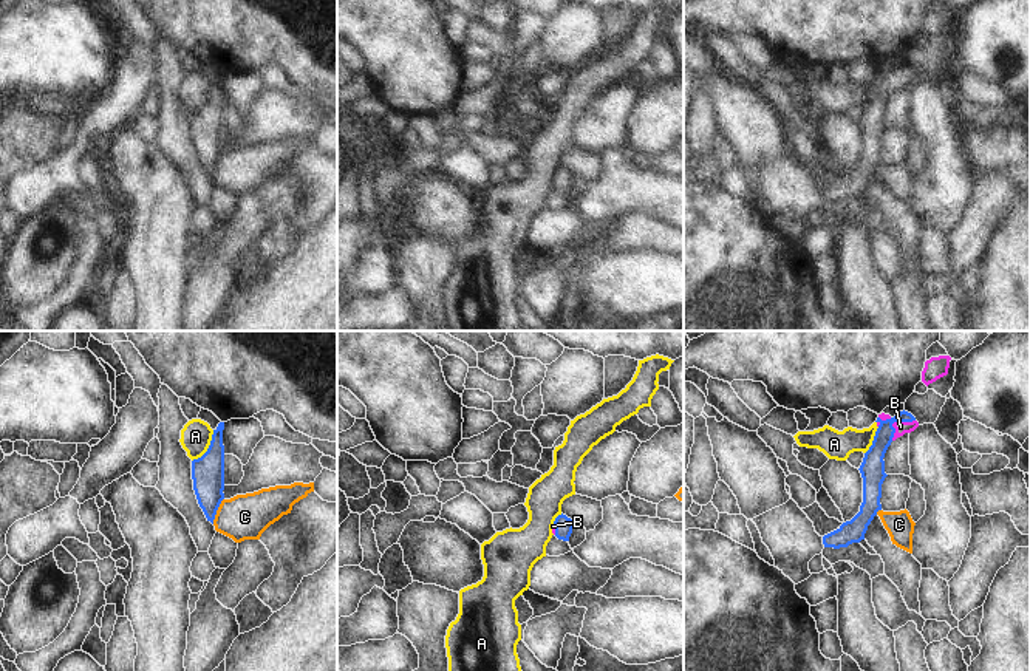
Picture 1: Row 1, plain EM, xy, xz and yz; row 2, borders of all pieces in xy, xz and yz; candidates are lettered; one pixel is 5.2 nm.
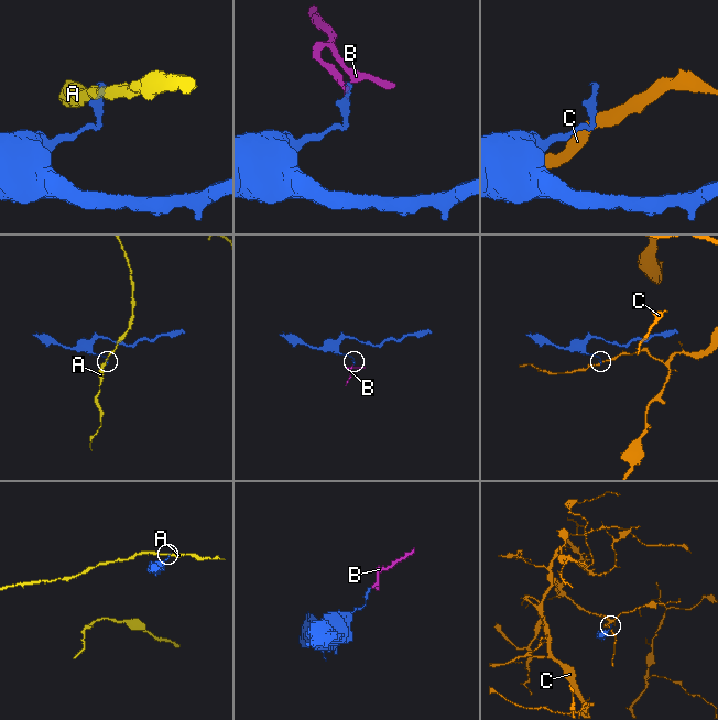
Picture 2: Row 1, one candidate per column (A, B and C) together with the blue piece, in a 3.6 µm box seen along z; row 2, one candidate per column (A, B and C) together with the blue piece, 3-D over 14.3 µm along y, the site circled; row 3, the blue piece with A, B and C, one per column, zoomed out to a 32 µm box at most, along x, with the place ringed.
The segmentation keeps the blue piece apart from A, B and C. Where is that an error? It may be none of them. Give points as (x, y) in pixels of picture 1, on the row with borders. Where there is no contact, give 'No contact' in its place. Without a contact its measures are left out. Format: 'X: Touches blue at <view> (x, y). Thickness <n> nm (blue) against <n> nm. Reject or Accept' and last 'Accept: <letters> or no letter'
A: Touches blue at xy (209, 447). Thickness 180 nm (blue) against 160 nm. Reject
B: Touches blue at yz (896, 421). Thickness 110 nm (blue) against 60 nm. Accept
C: Touches blue at xy (217, 509). Thickness 180 nm (blue) against 240 nm. Reject
Accept: B.

